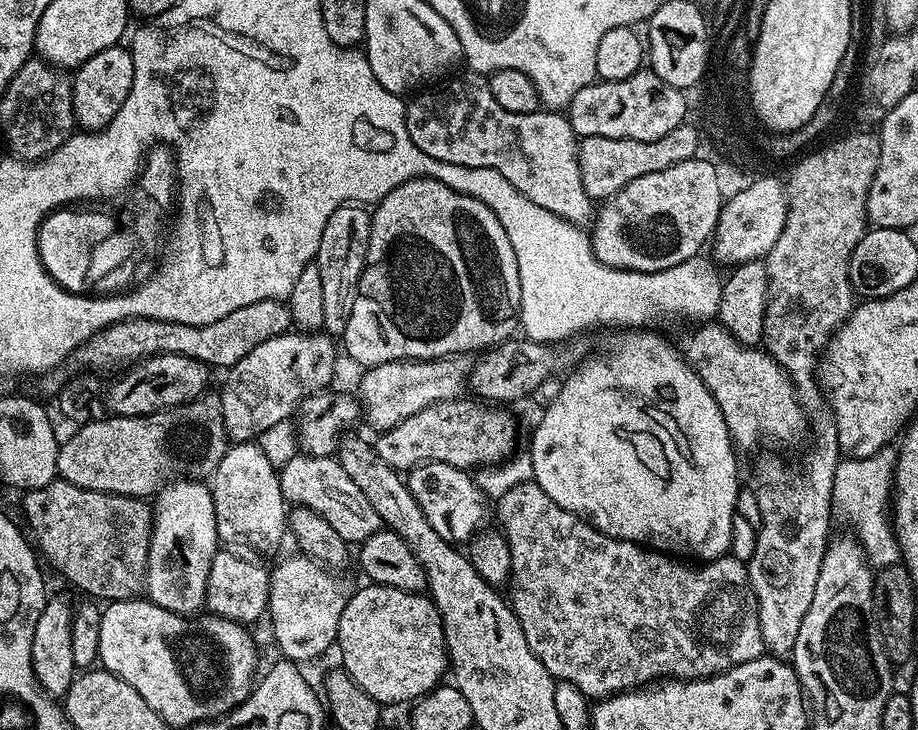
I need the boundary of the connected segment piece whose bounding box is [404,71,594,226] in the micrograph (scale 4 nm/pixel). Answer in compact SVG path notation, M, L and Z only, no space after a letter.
M469 71L467 75L442 85L437 92L421 91L411 97L411 103L405 105L404 125L414 146L418 146L422 154L438 158L438 162L498 170L498 174L502 174L502 178L506 178L506 182L510 182L514 190L526 194L526 198L530 198L530 202L537 206L542 206L542 210L550 210L550 214L558 214L558 218L566 218L566 222L571 224L591 225L594 220L594 201L586 194L586 186L582 186L582 172L578 170L576 153L578 137L570 126L567 115L560 110L514 114L494 102L487 75L473 71Z

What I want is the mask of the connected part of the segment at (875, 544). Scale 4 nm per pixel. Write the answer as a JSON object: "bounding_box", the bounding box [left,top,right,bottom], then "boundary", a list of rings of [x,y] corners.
{"bounding_box":[832,446,902,570],"boundary":[[[889,446],[878,450],[878,454],[870,454],[870,458],[844,458],[836,465],[834,474],[832,503],[835,511],[848,519],[849,526],[853,528],[849,529],[864,547],[869,565],[876,570],[899,564],[902,560],[896,529],[890,519],[897,455],[897,449]]]}

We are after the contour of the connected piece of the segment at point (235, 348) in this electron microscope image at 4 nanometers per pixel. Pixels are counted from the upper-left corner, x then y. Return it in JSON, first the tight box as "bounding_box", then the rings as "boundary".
{"bounding_box":[74,299,292,374],"boundary":[[[283,299],[259,300],[250,302],[250,306],[238,306],[238,310],[230,310],[226,318],[218,318],[218,322],[206,322],[206,326],[134,318],[111,324],[109,328],[96,332],[76,349],[74,360],[84,367],[81,369],[101,374],[100,372],[112,372],[115,368],[127,369],[149,356],[182,354],[186,358],[207,364],[209,369],[227,370],[242,362],[242,358],[246,358],[246,354],[250,354],[254,346],[262,346],[262,342],[280,336],[292,327],[291,312]]]}

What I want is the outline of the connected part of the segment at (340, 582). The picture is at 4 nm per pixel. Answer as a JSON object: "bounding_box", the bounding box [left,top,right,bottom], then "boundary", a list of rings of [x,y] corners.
{"bounding_box":[267,555,350,662],"boundary":[[[306,555],[288,556],[275,569],[271,569],[268,581],[267,619],[272,619],[272,636],[283,659],[293,662],[312,660],[328,647],[336,644],[336,631],[342,618],[342,610],[350,595],[350,587],[340,574],[330,574],[323,564]]]}

